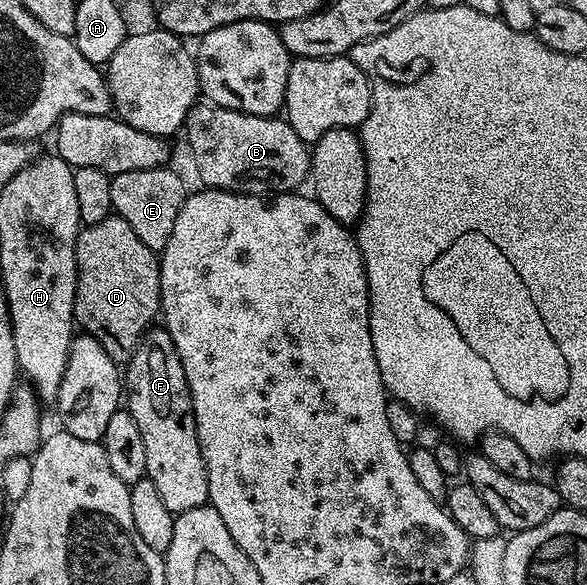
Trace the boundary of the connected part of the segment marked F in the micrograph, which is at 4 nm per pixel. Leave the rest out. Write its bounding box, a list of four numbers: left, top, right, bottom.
[123,326,209,514]

